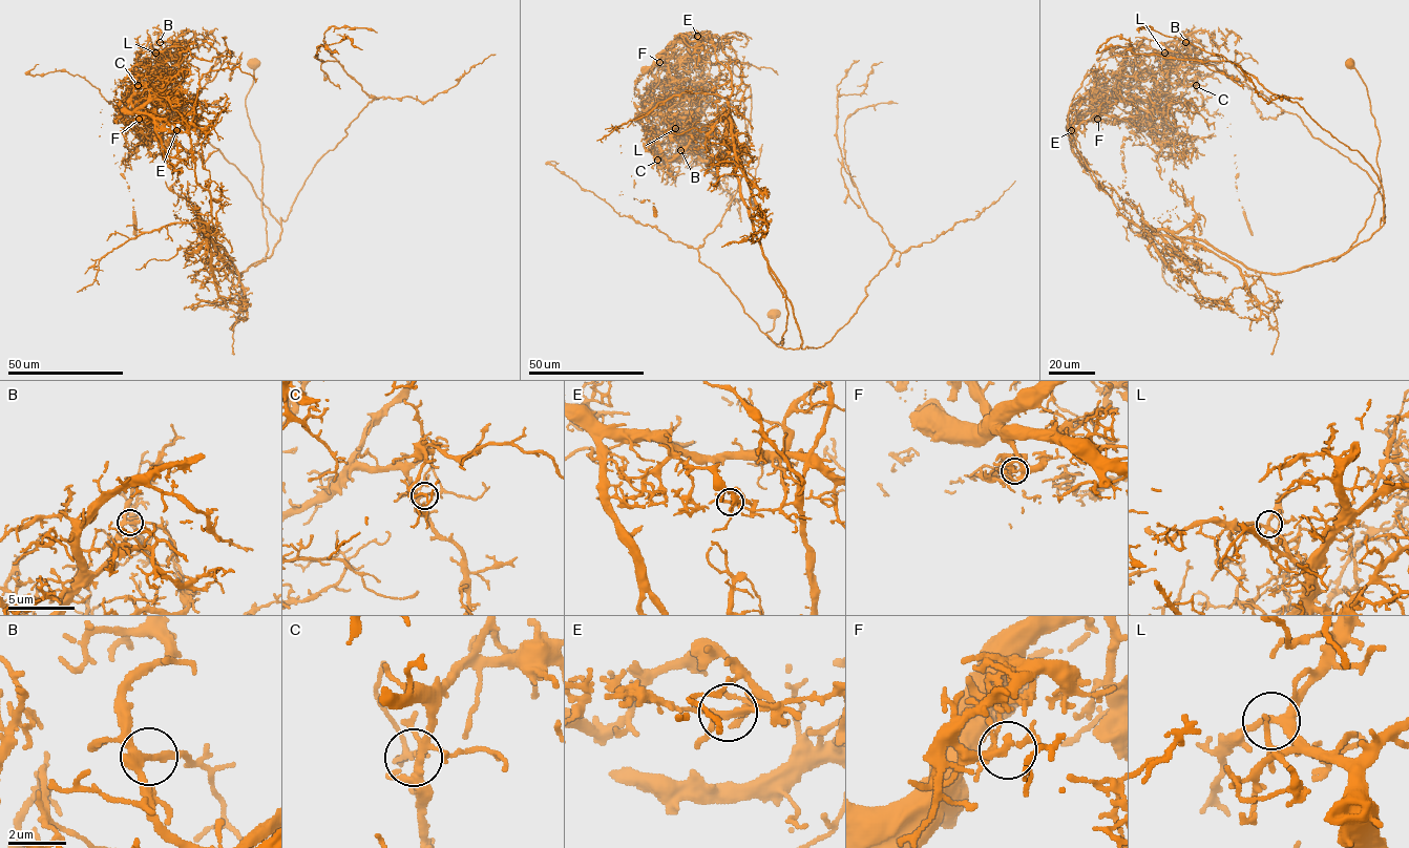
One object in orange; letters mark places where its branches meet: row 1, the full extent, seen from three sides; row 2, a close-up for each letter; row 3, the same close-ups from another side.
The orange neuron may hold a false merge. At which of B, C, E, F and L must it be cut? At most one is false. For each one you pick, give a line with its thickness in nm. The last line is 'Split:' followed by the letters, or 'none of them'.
E: 190 nm
Split: E

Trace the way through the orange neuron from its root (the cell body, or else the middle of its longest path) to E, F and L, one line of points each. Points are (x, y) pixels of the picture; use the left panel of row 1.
E: (251, 63), (265, 260), (235, 273), (205, 235), (211, 195), (189, 132), (176, 130)
F: (251, 63), (268, 251), (243, 273), (205, 235), (211, 197), (189, 132), (139, 119)
L: (251, 63), (268, 251), (237, 274), (185, 125), (131, 105), (187, 49), (134, 65), (185, 65), (155, 52)

